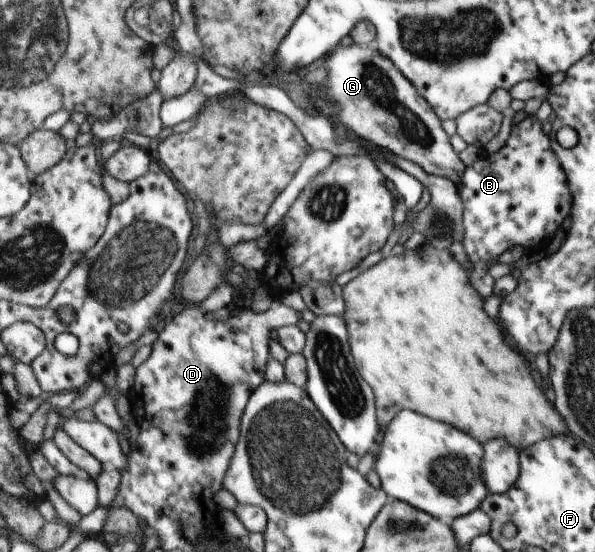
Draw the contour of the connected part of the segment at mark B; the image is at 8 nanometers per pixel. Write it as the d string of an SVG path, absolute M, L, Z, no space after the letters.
M527 116L521 122L512 124L510 134L505 144L495 153L488 154L483 149L472 165L465 168L463 177L456 185L462 201L462 224L464 234L460 242L469 261L471 269L467 269L470 284L484 299L491 295L493 279L485 273L485 265L493 263L499 253L505 249L520 245L523 248L536 246L541 239L551 239L553 233L561 227L565 215L571 209L571 192L566 181L565 170L554 154L553 147L549 147L547 135L541 131L541 123L535 116Z

